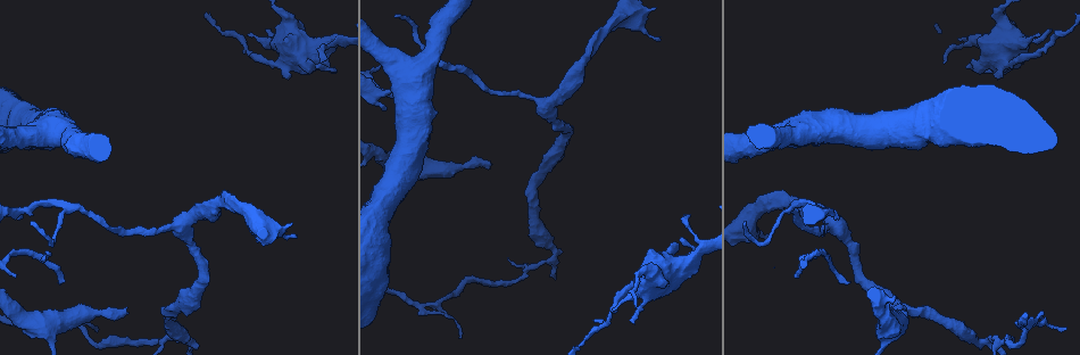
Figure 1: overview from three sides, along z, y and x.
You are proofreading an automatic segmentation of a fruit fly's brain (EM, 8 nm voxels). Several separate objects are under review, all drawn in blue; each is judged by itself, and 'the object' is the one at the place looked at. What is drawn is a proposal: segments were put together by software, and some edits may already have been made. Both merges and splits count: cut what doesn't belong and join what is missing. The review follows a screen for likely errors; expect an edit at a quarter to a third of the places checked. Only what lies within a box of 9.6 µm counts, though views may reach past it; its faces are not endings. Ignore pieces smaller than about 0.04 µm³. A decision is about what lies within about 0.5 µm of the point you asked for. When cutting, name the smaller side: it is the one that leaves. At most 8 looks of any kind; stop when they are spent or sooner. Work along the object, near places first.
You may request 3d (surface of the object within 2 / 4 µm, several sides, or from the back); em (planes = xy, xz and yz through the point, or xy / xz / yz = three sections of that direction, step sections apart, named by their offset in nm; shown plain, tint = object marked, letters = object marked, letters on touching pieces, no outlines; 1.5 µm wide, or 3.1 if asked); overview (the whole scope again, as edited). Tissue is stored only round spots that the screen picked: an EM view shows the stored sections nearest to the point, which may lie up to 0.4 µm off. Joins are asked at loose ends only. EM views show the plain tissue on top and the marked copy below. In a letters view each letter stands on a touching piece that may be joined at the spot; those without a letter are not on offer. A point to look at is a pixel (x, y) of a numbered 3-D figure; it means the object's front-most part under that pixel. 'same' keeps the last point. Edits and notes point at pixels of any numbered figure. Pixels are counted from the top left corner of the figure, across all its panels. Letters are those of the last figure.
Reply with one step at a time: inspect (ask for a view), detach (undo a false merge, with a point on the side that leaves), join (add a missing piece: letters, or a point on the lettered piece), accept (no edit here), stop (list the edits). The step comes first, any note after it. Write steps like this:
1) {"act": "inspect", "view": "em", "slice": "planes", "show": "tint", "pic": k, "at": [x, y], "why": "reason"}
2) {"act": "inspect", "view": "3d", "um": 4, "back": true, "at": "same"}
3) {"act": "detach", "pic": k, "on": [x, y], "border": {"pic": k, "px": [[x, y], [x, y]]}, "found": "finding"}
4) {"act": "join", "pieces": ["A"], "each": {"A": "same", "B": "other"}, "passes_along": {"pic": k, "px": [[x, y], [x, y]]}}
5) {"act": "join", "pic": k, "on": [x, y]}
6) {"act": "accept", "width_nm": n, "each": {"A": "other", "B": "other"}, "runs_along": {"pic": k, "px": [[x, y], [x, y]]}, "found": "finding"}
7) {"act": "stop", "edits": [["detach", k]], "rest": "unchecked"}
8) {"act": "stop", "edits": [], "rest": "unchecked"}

{"act": "inspect", "view": "em", "slice": "xz", "step": 8, "show": "letters", "pic": 1, "at": [284, 77], "why": "thick end"}

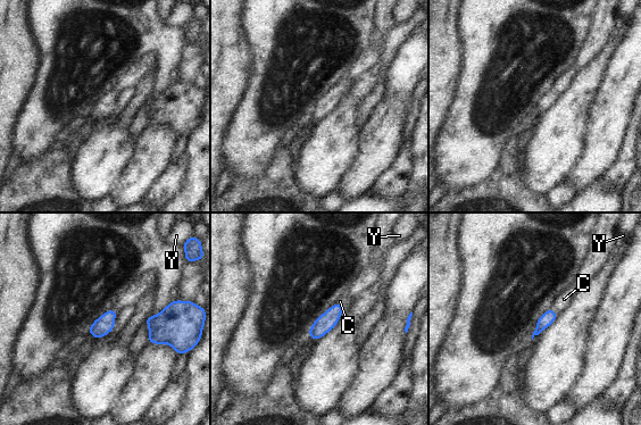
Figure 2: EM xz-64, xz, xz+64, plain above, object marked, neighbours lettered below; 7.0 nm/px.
{"act": "inspect", "view": "em", "slice": "planes", "show": "letters", "at": "same"}

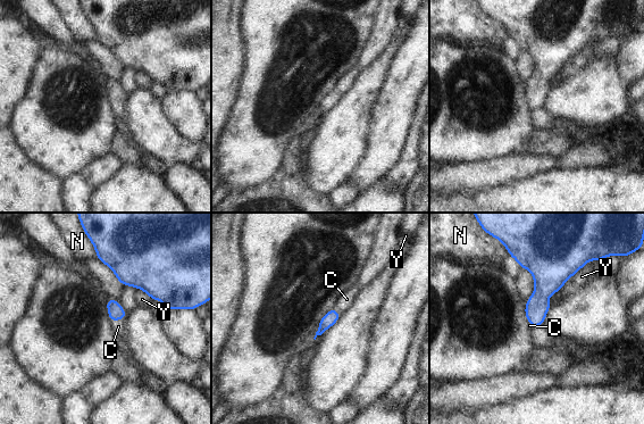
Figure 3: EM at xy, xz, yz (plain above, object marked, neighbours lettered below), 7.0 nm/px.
{"act": "join", "pic": 3, "on": [118, 326], "longest_contact_nm": ["Y", 300], "each": {"C": "same", "N": "other", "Y": "other"}, "passes_along": {"pic": 3, "px": [[115, 310], [118, 319], [118, 326]]}, "found": "it goes on there"}

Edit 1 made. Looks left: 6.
{"act": "inspect", "view": "overview", "why": "see it whole again"}

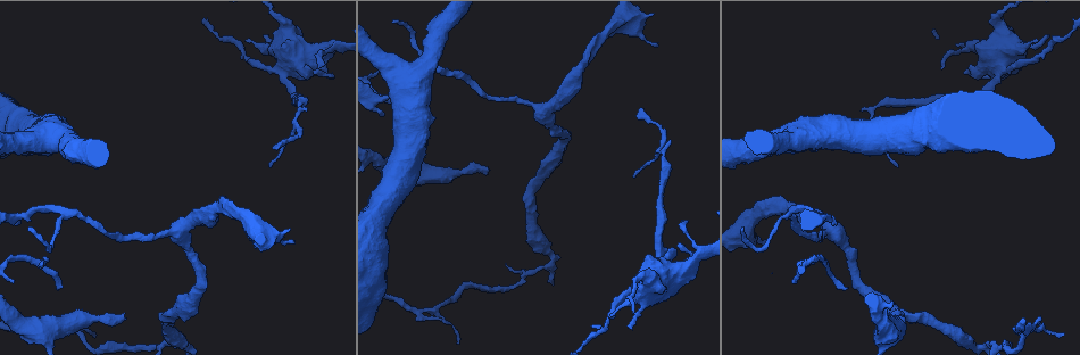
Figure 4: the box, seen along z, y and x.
{"act": "inspect", "view": "em", "slice": "planes", "show": "letters", "pic": 4, "at": [1063, 334], "why": "free end"}

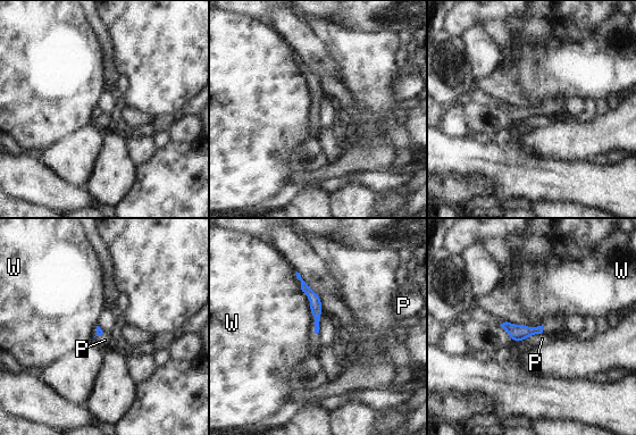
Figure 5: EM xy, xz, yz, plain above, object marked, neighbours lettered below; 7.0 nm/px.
{"act": "accept", "longest_contact_nm": ["P", 150], "each": {"P": "other", "W": "other"}, "border": {"pic": 5, "px": [[542, 332], [529, 335], [524, 340]]}, "found": "none of them fits"}

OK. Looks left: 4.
{"act": "inspect", "view": "em", "slice": "yz", "step": 4, "show": "letters", "pic": 4, "at": [123, 313], "why": "an open end"}

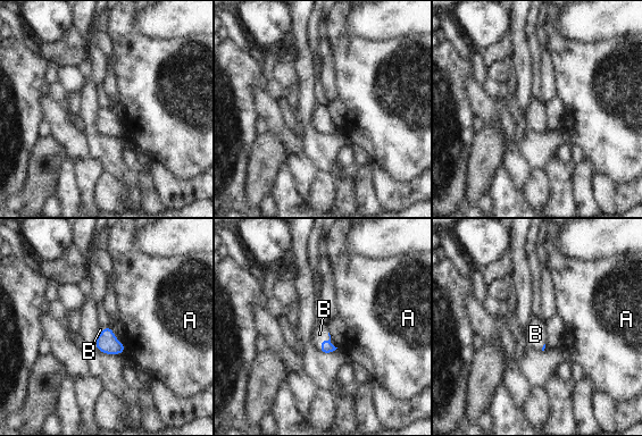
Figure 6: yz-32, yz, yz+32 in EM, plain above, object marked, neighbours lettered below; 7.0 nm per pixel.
{"act": "join", "pic": 6, "on": [319, 334], "longest_contact_nm": ["B", 140], "each": {"A": "other", "B": "same"}, "found": "it goes on there"}

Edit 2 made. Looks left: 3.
{"act": "stop", "edits": [["join", 3], ["join", 6]], "rest": "unchecked"}

